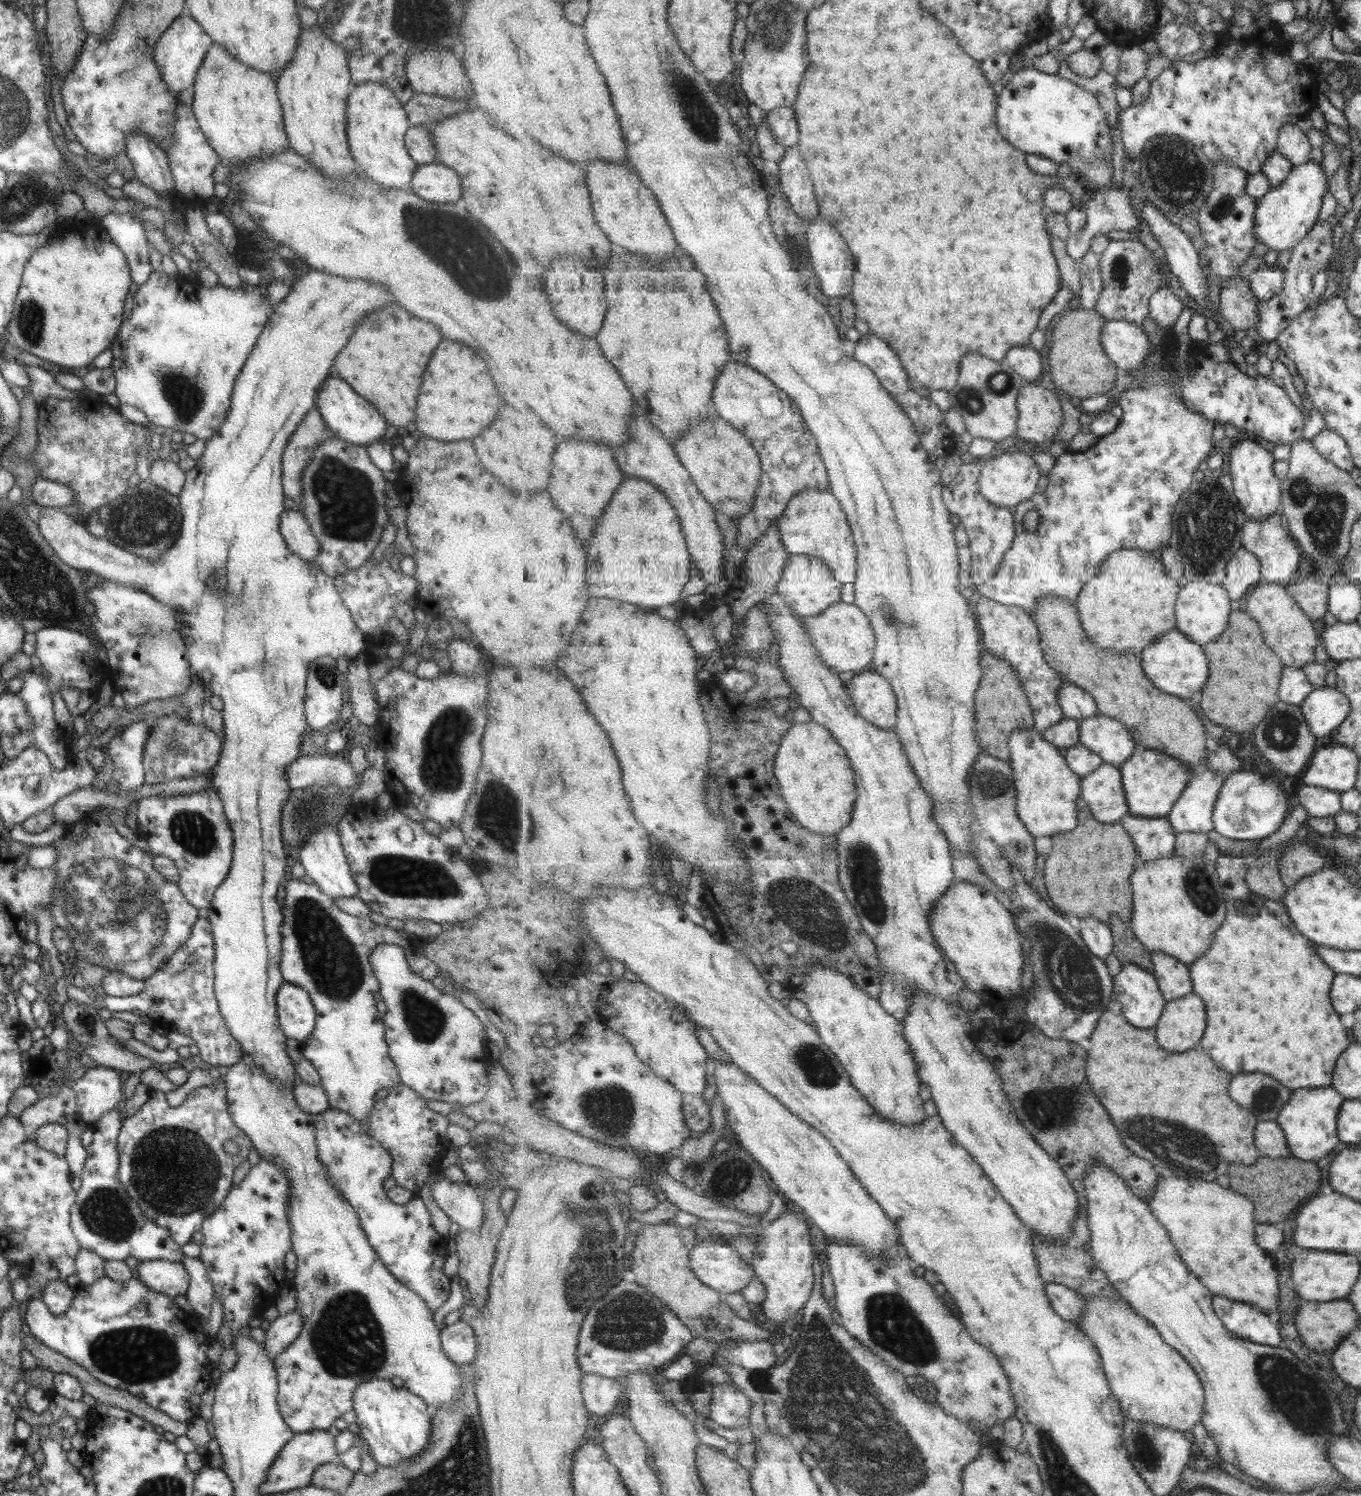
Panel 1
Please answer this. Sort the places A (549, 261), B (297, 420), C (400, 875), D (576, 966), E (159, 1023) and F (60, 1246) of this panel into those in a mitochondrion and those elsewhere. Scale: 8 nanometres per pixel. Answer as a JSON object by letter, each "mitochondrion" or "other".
{"A":"other","B":"other","C":"mitochondrion","D":"other","E":"other","F":"other"}

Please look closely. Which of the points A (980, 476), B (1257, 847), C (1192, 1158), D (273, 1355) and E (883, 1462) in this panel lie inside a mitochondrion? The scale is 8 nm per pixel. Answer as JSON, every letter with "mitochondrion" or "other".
{"A":"other","B":"other","C":"mitochondrion","D":"other","E":"mitochondrion"}

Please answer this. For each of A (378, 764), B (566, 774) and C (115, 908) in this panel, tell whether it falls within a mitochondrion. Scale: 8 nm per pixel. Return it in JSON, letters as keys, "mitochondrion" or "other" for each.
{"A":"other","B":"other","C":"mitochondrion"}

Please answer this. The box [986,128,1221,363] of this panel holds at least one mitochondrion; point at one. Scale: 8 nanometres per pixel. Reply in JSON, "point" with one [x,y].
{"point":[1175,171]}

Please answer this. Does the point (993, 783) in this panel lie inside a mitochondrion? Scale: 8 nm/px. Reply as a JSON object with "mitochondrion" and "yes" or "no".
{"mitochondrion":"yes"}

